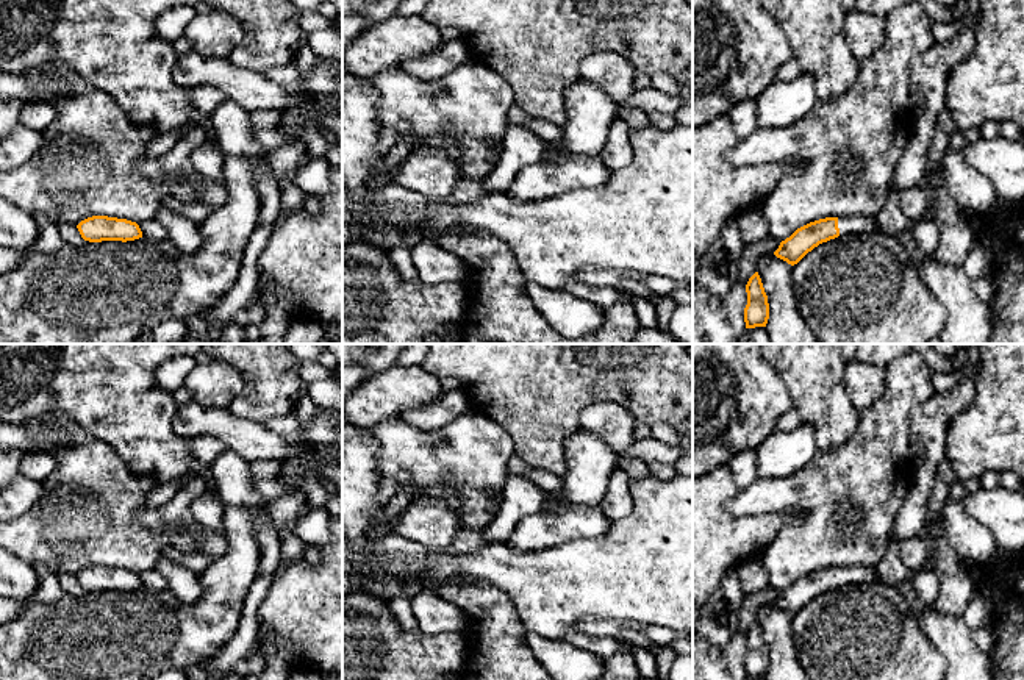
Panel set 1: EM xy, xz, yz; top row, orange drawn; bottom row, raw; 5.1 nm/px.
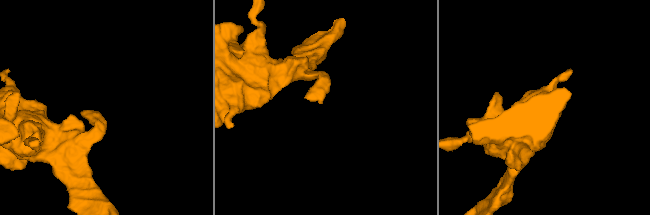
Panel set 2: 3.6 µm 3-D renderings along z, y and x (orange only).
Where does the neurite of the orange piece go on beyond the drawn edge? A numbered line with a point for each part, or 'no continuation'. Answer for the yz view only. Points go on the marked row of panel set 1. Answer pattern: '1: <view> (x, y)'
1: yz (851, 224)

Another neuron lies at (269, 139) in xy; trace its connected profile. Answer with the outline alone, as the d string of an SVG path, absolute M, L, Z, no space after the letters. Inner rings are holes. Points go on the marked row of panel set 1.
M255 128L253 138L264 149L264 152L274 152L283 144L278 128Z

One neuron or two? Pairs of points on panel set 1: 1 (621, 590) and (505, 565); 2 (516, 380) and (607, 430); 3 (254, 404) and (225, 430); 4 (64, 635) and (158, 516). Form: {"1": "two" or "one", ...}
{"1": "one", "2": "two", "3": "two", "4": "two"}

